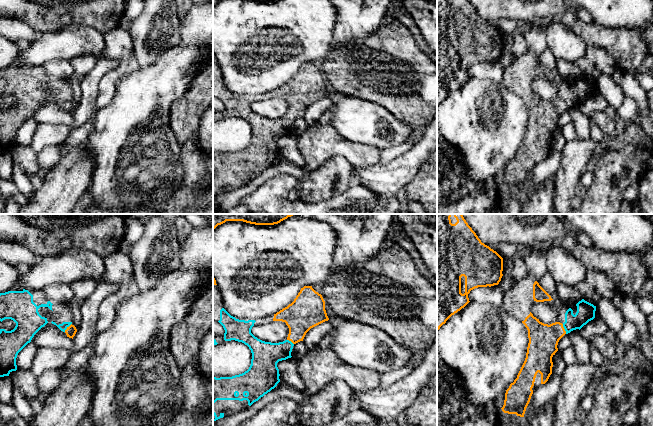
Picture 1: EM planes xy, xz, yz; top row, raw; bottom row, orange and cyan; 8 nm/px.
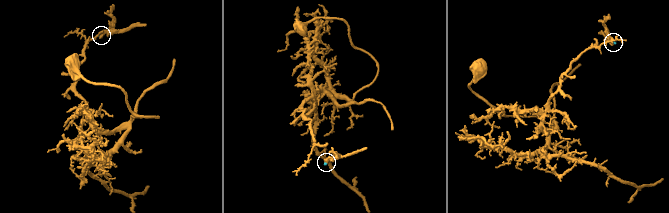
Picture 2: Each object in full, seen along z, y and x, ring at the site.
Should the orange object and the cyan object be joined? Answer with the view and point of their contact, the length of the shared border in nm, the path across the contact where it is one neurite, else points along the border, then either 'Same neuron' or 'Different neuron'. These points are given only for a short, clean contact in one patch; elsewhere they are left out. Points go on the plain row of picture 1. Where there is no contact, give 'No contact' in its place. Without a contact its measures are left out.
Touches orange at yz (564, 105). Shared border 90 nm. Path across: yz (543, 115), (557, 106), (564, 105), (585, 88). Same neuron

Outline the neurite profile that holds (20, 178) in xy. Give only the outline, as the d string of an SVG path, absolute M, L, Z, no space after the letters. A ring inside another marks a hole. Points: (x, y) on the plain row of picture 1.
M13 159L13 175L12 182L18 187L18 189L30 199L35 189L32 186L30 177L24 172L24 170L18 165L18 163Z

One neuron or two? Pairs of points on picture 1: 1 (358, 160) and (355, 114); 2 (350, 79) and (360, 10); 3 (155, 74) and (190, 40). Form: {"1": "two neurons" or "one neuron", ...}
{"1": "two neurons", "2": "two neurons", "3": "one neuron"}

